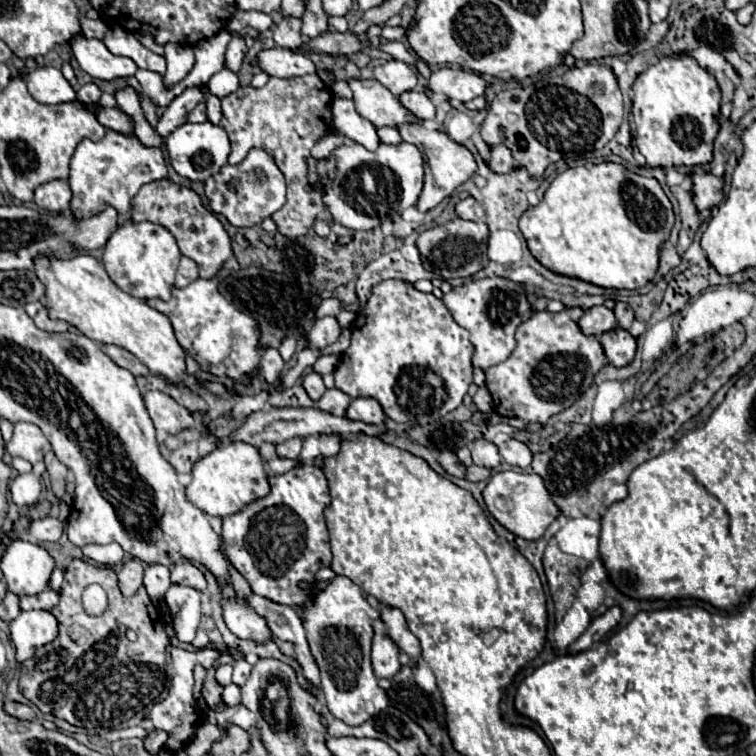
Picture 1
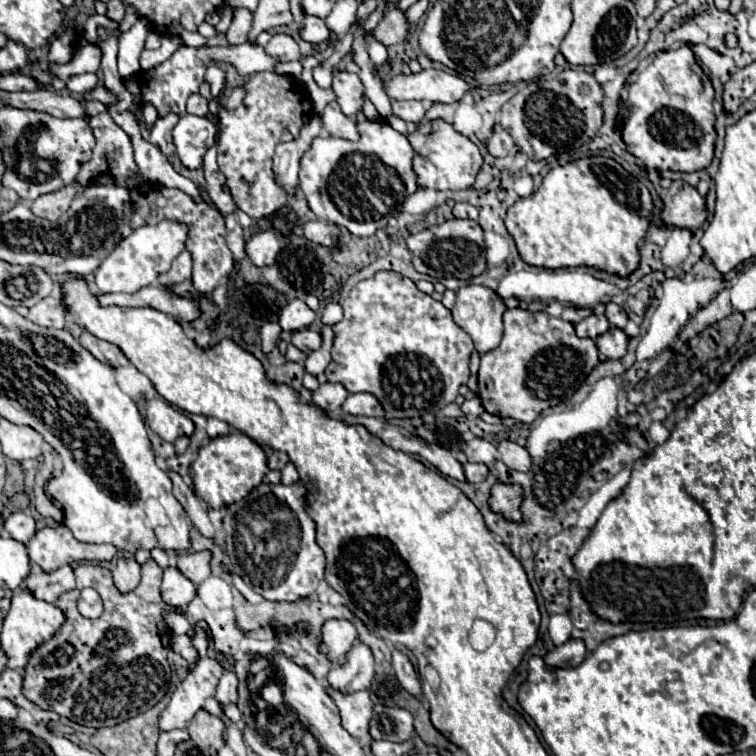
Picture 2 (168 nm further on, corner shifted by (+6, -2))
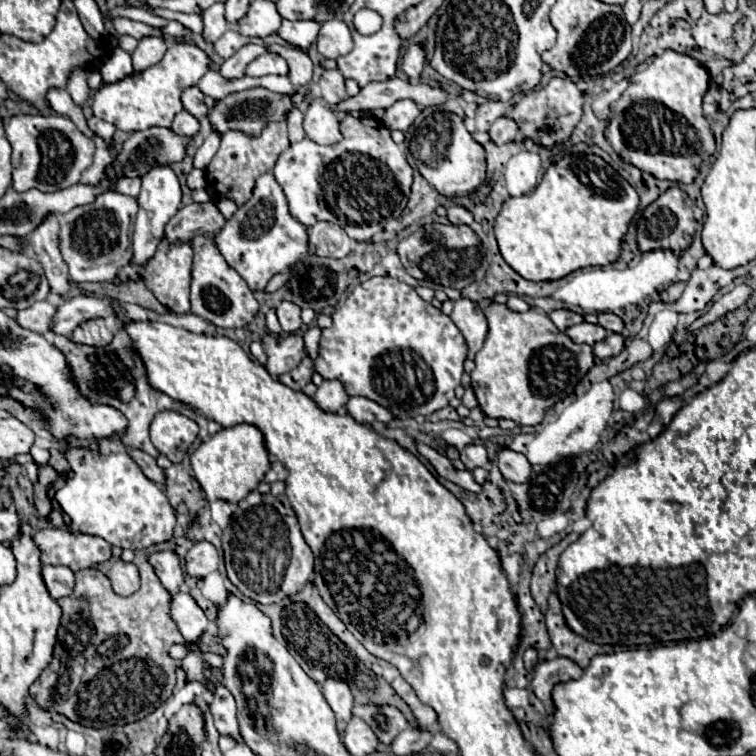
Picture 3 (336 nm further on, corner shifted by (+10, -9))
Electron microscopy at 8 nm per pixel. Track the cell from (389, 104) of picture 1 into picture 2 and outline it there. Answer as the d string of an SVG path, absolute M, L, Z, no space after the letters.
M333 73L333 91L337 93L337 103L347 117L355 117L363 109L365 87L355 73Z

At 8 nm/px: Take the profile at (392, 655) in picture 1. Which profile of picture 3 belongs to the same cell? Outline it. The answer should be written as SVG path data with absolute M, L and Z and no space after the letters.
M327 678L321 684L323 696L327 700L327 704L333 708L335 716L337 716L337 730L343 736L345 734L345 726L351 720L351 708L353 708L353 694L349 690L349 686L343 680L337 678Z

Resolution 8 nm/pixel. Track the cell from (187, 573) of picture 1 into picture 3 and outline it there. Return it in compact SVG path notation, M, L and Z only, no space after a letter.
M203 540L203 542L193 544L193 548L185 556L185 562L187 562L185 564L187 572L191 576L205 578L209 572L213 572L219 566L219 554L211 542Z

